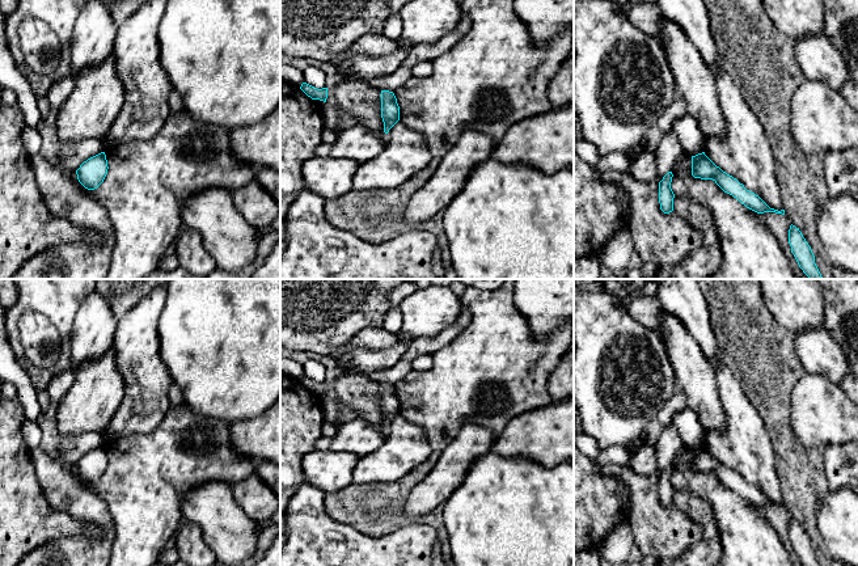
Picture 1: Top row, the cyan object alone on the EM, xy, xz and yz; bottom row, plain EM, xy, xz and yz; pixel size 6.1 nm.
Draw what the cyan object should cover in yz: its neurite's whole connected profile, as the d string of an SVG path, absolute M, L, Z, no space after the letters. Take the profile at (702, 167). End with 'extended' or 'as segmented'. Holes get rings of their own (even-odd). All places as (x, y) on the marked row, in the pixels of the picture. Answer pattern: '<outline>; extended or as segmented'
M705 152L692 156L692 176L701 179L713 179L724 193L757 214L775 212L785 215L785 210L770 208L758 195L747 190L736 178L717 166Z; as segmented

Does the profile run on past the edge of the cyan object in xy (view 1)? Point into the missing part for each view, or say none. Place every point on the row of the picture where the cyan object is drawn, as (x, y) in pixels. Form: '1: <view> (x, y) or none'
1: none

